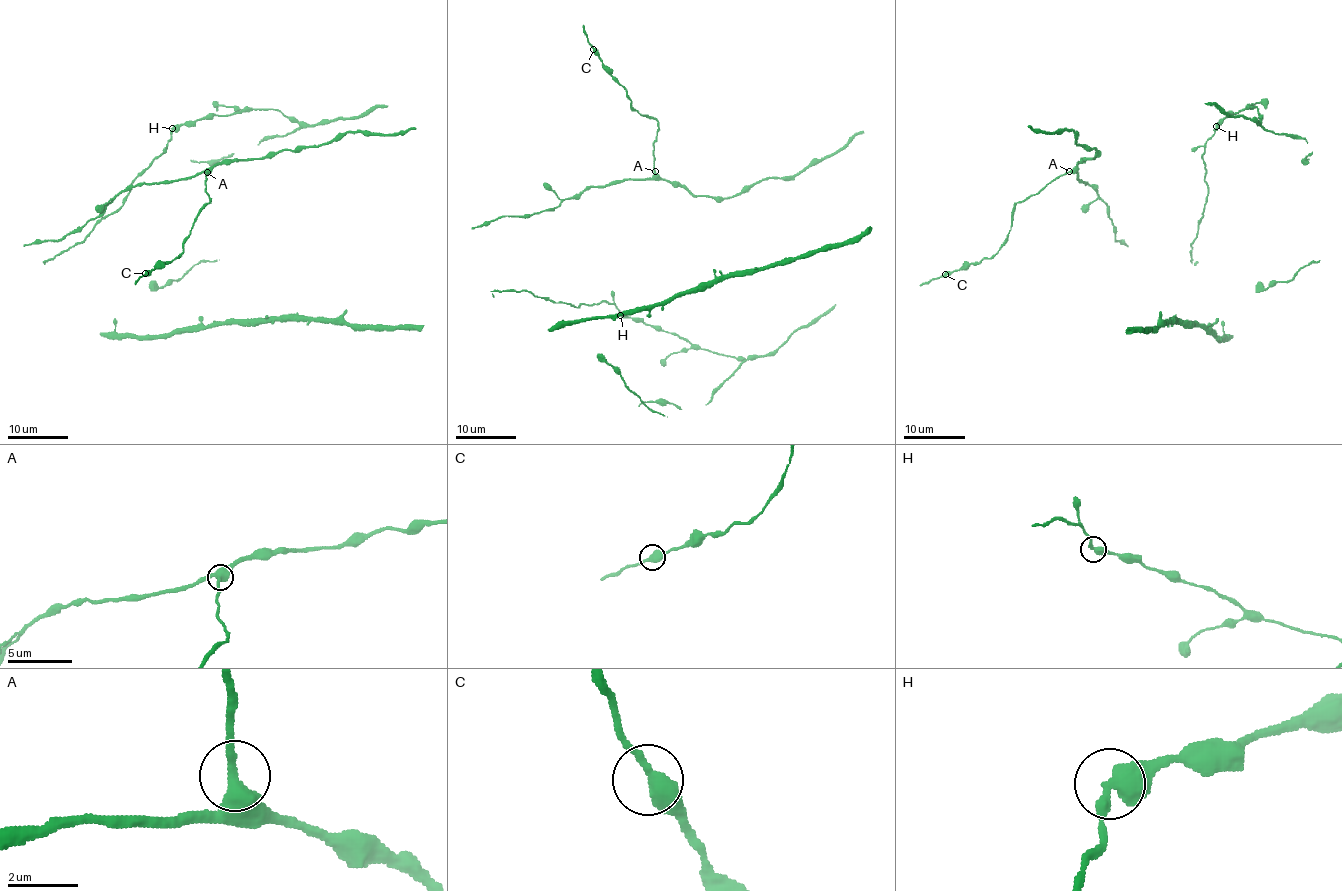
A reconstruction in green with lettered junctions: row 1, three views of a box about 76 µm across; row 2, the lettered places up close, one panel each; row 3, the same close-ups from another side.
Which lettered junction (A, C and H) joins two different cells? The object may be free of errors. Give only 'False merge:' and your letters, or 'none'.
False merge: H

